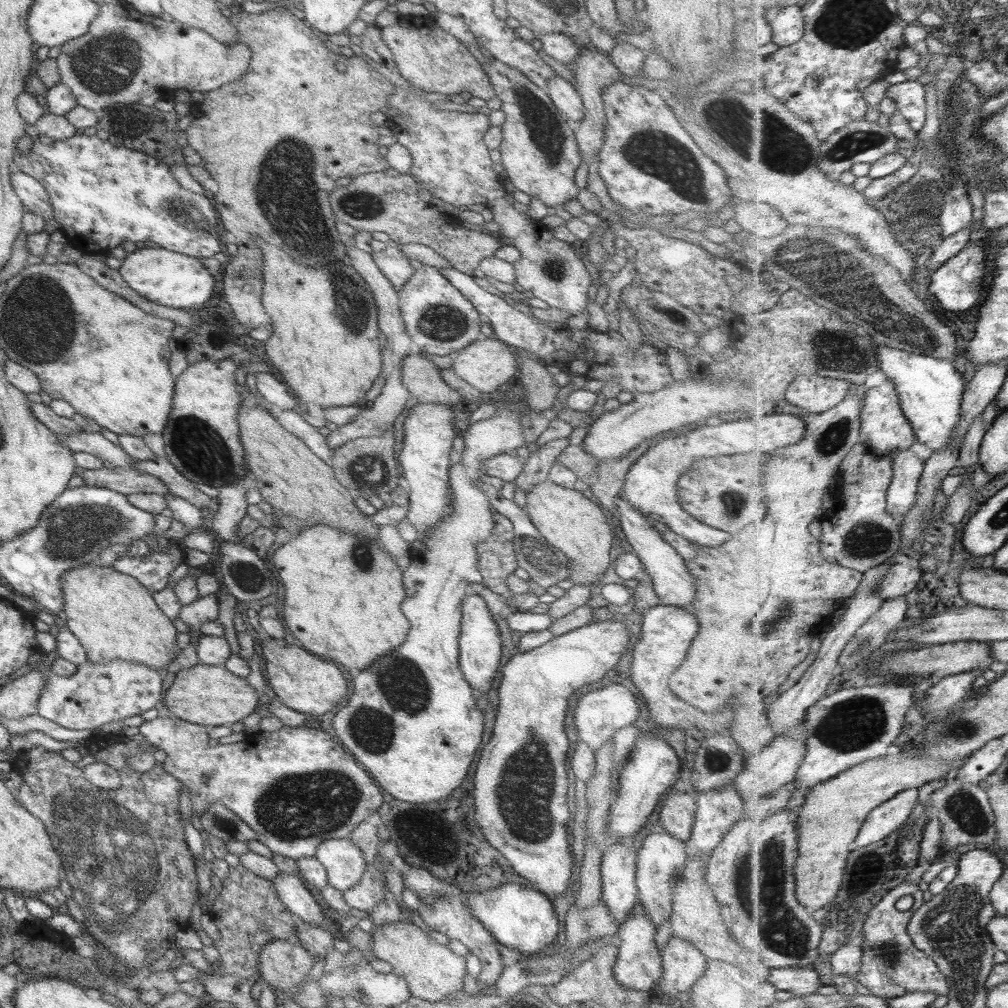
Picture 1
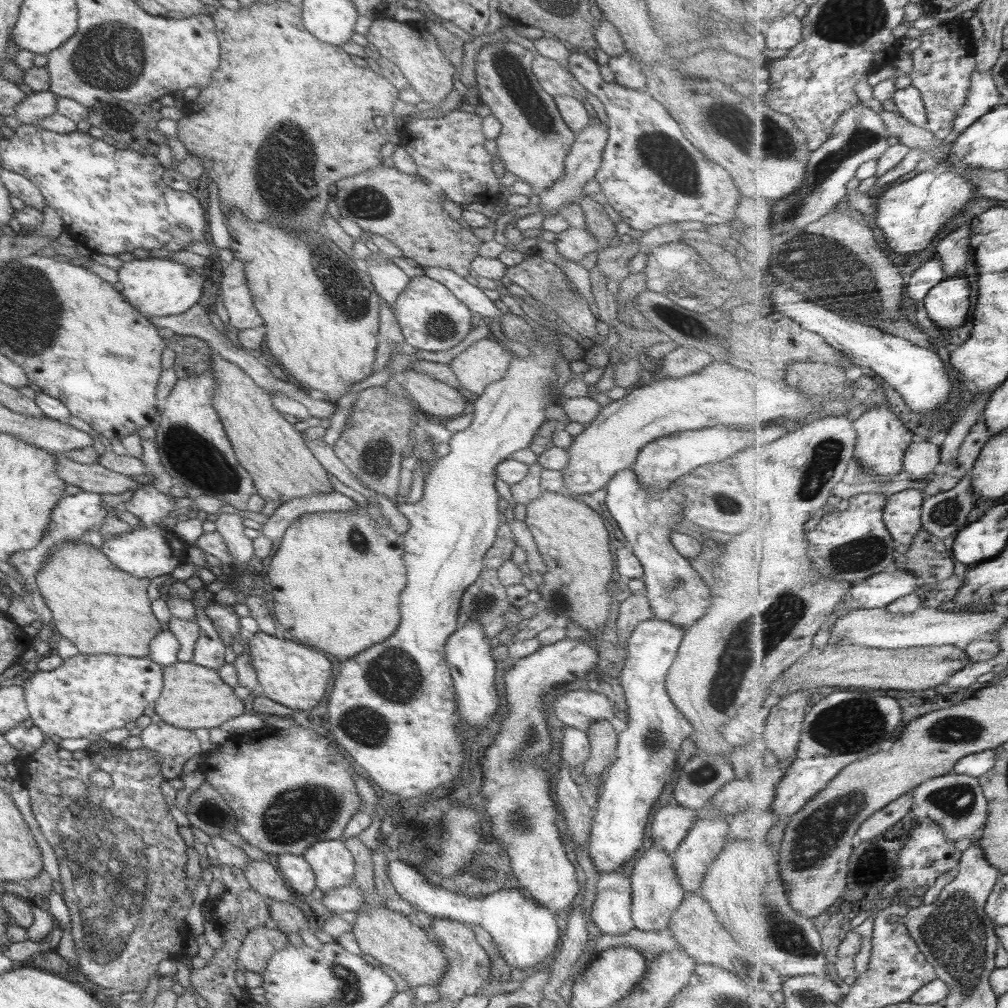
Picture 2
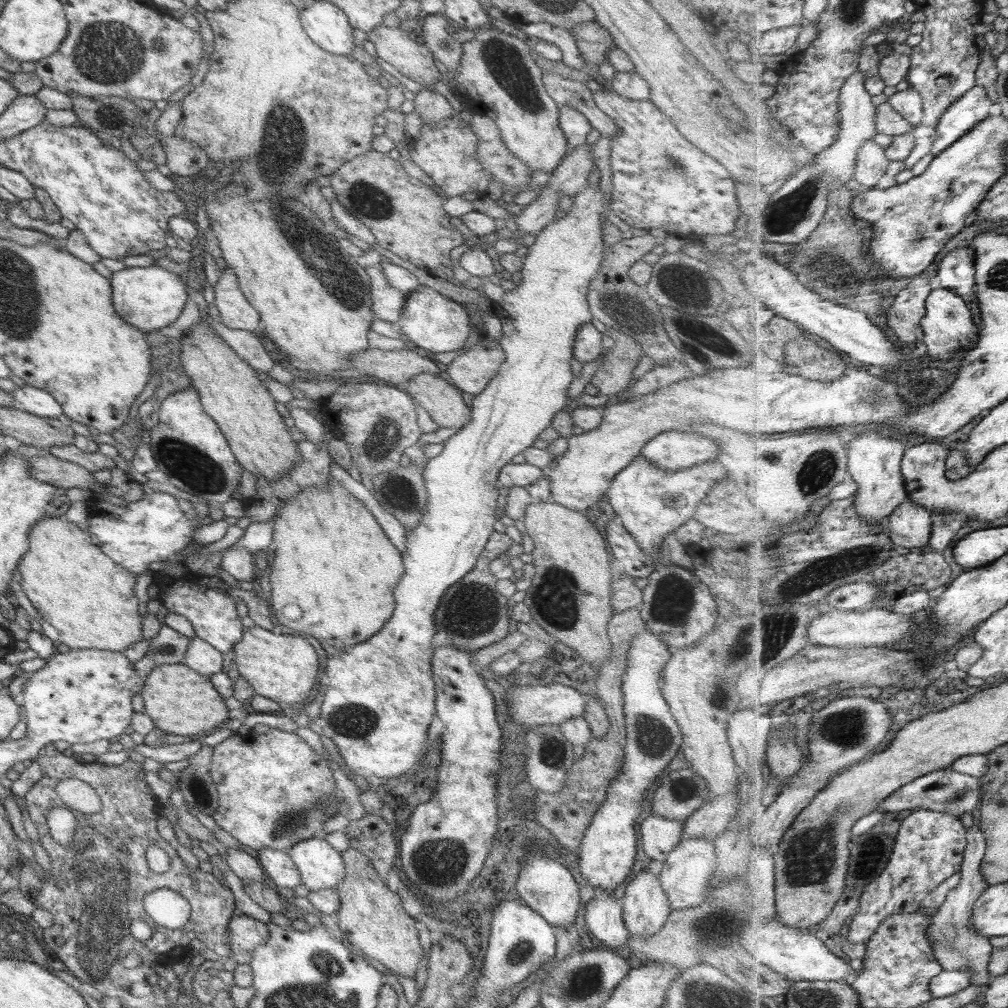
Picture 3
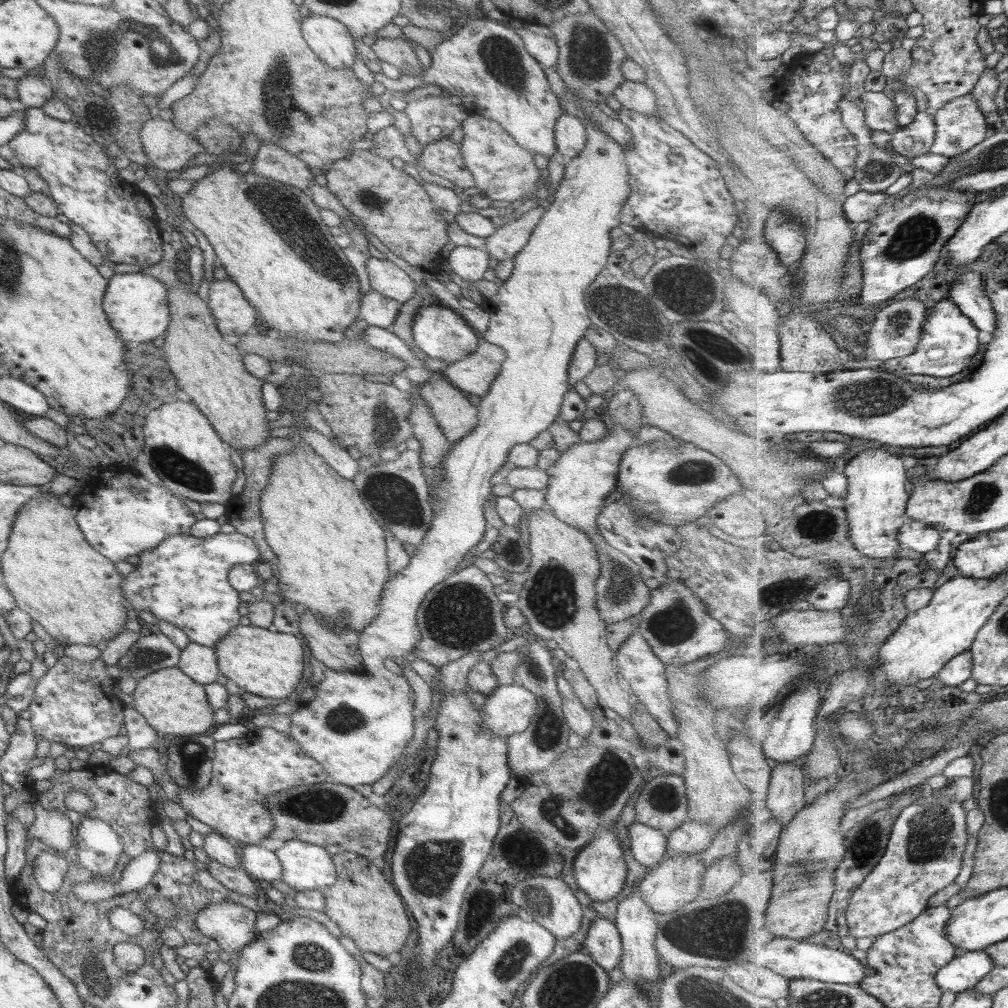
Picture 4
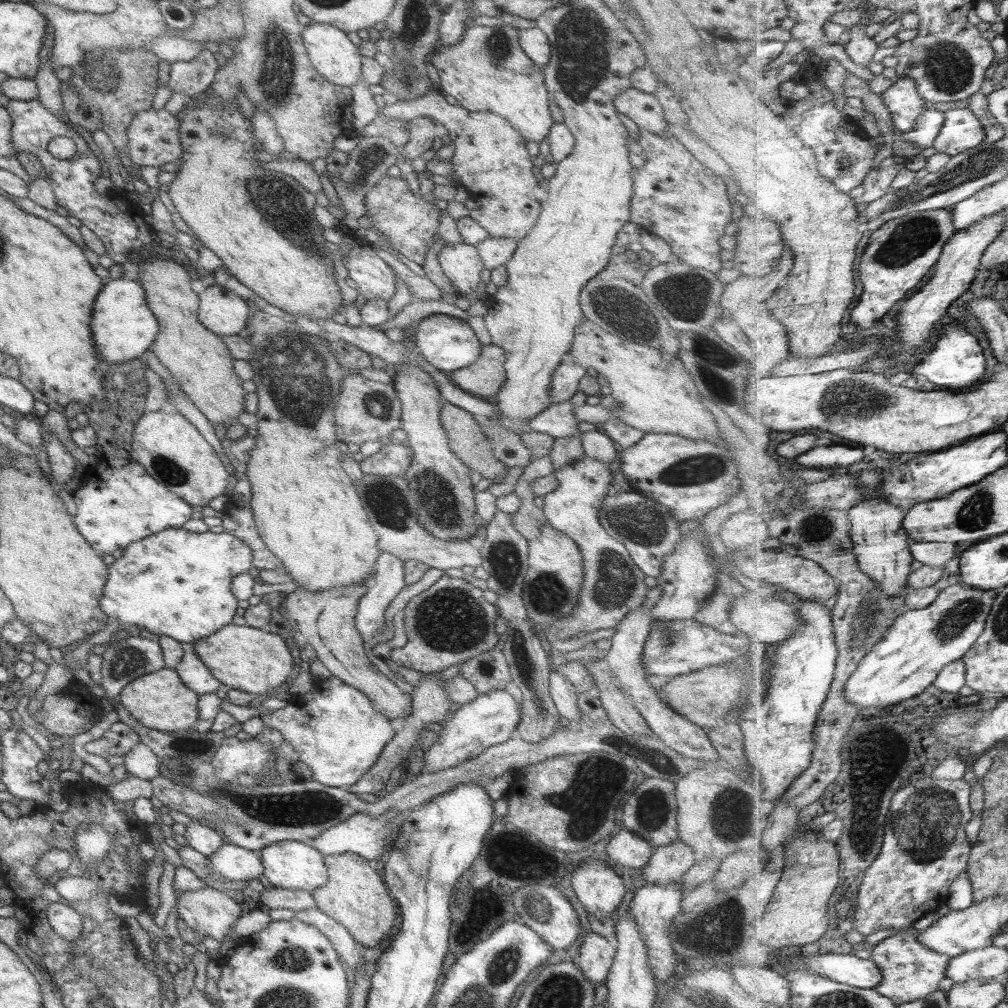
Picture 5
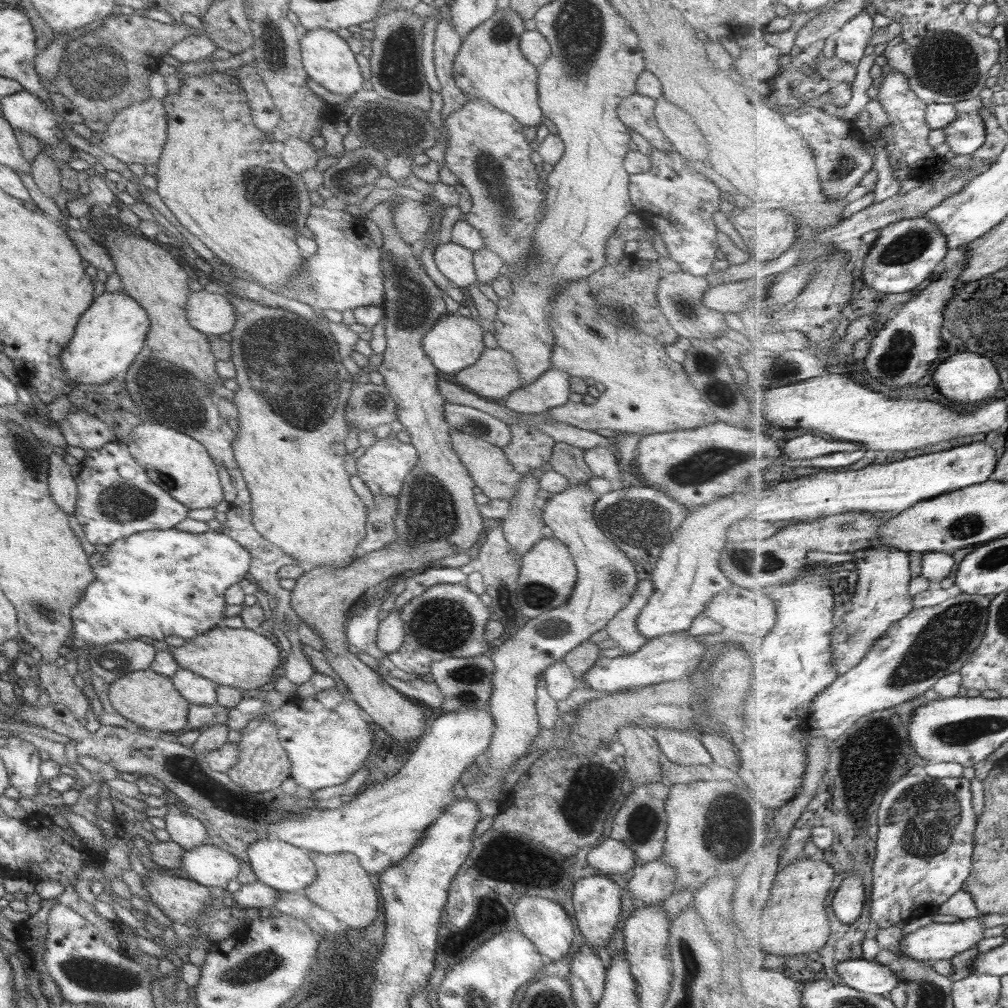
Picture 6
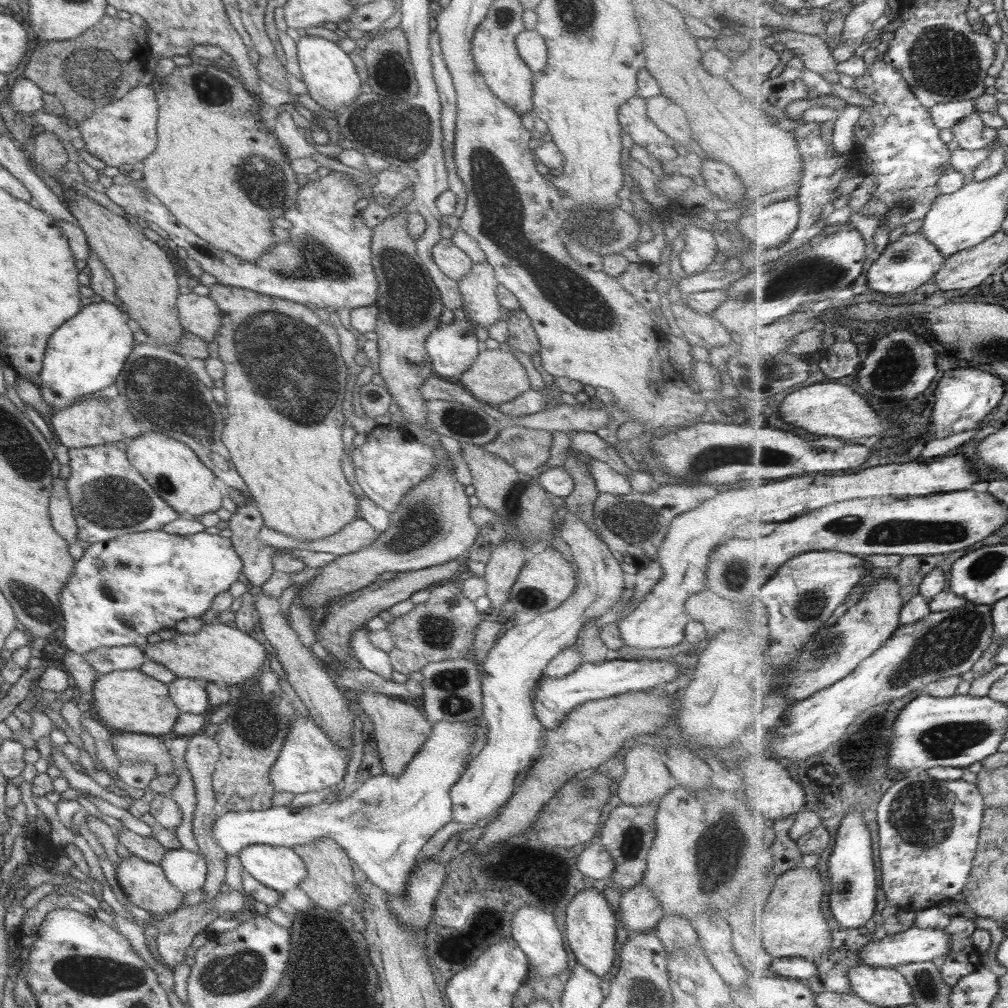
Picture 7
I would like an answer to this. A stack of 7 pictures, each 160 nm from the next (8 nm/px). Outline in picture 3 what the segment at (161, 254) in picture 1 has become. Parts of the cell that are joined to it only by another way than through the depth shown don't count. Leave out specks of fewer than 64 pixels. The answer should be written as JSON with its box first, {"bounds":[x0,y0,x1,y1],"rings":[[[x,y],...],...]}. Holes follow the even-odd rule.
{"bounds":[109,264,187,338],"rings":[[[153,264],[146,267],[124,267],[109,276],[111,304],[114,311],[131,328],[147,334],[150,338],[159,329],[169,326],[187,302],[185,284],[175,273]]]}

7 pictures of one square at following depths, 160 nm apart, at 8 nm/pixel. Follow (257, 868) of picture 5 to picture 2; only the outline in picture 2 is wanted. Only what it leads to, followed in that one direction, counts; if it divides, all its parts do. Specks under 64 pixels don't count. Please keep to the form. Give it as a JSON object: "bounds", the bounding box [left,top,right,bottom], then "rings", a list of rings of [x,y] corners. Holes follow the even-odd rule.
{"bounds":[272,854,315,895],"rings":[[[283,854],[272,857],[272,863],[281,874],[281,880],[285,882],[296,895],[310,895],[315,888],[315,880],[311,868],[300,856]]]}

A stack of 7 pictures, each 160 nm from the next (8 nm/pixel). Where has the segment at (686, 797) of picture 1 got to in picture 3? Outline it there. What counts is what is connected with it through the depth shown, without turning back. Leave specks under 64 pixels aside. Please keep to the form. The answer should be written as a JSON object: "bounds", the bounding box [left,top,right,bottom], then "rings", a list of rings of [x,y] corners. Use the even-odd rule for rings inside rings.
{"bounds":[639,816,681,862],"rings":[[[649,816],[639,825],[639,848],[650,860],[663,862],[665,856],[681,841],[681,820]]]}

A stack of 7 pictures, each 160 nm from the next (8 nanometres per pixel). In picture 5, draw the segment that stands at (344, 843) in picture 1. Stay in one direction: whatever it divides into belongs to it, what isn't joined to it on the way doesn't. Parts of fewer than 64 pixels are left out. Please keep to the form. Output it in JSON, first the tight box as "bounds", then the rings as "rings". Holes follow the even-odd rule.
{"bounds":[258,841,327,893],"rings":[[[282,841],[264,847],[258,855],[261,858],[261,866],[263,866],[261,876],[266,878],[267,882],[275,889],[303,890],[311,893],[327,881],[323,855],[317,852],[315,848],[311,848],[307,842]]]}

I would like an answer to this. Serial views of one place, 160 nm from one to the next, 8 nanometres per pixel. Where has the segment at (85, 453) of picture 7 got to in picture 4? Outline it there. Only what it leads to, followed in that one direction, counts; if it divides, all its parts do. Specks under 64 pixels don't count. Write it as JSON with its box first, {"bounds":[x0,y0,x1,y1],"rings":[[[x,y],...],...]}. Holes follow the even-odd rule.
{"bounds":[74,472,195,563],"rings":[[[125,472],[107,481],[92,481],[89,494],[79,496],[74,519],[87,544],[112,563],[155,548],[167,536],[189,534],[195,515],[183,501],[163,486],[150,484],[140,476]]]}

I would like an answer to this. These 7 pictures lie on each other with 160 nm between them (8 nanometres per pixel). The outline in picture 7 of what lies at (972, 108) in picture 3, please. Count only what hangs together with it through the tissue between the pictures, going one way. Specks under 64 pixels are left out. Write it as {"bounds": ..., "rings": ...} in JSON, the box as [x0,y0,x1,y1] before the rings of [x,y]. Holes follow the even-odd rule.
{"bounds":[950,112,999,152],"rings":[[[979,112],[963,117],[961,122],[952,126],[950,130],[954,134],[953,140],[959,145],[960,149],[974,150],[975,152],[989,148],[998,140],[999,134],[997,129],[987,126],[987,124],[979,118]]]}

